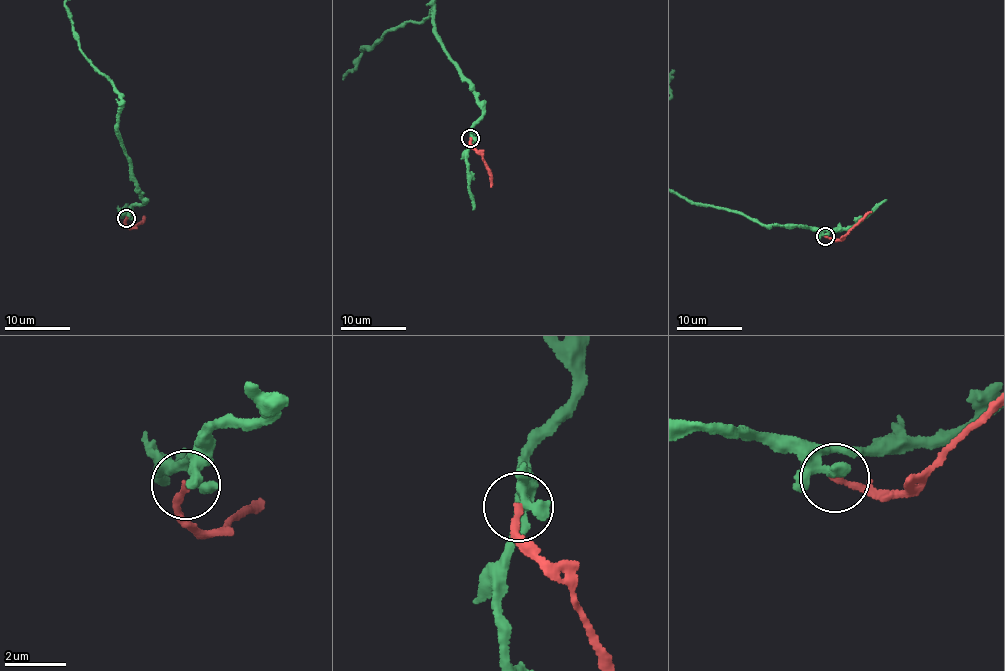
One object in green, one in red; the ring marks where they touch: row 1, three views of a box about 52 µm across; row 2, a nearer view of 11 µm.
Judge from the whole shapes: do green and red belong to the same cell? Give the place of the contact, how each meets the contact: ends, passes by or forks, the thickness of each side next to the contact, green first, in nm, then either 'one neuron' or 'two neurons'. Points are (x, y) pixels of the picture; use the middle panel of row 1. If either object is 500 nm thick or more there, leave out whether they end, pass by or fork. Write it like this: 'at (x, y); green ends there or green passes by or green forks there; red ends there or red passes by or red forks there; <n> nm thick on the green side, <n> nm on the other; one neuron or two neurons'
at (470, 138); green passes by; red ends there; 300 nm thick on the green side, 190 nm on the other; two neurons

